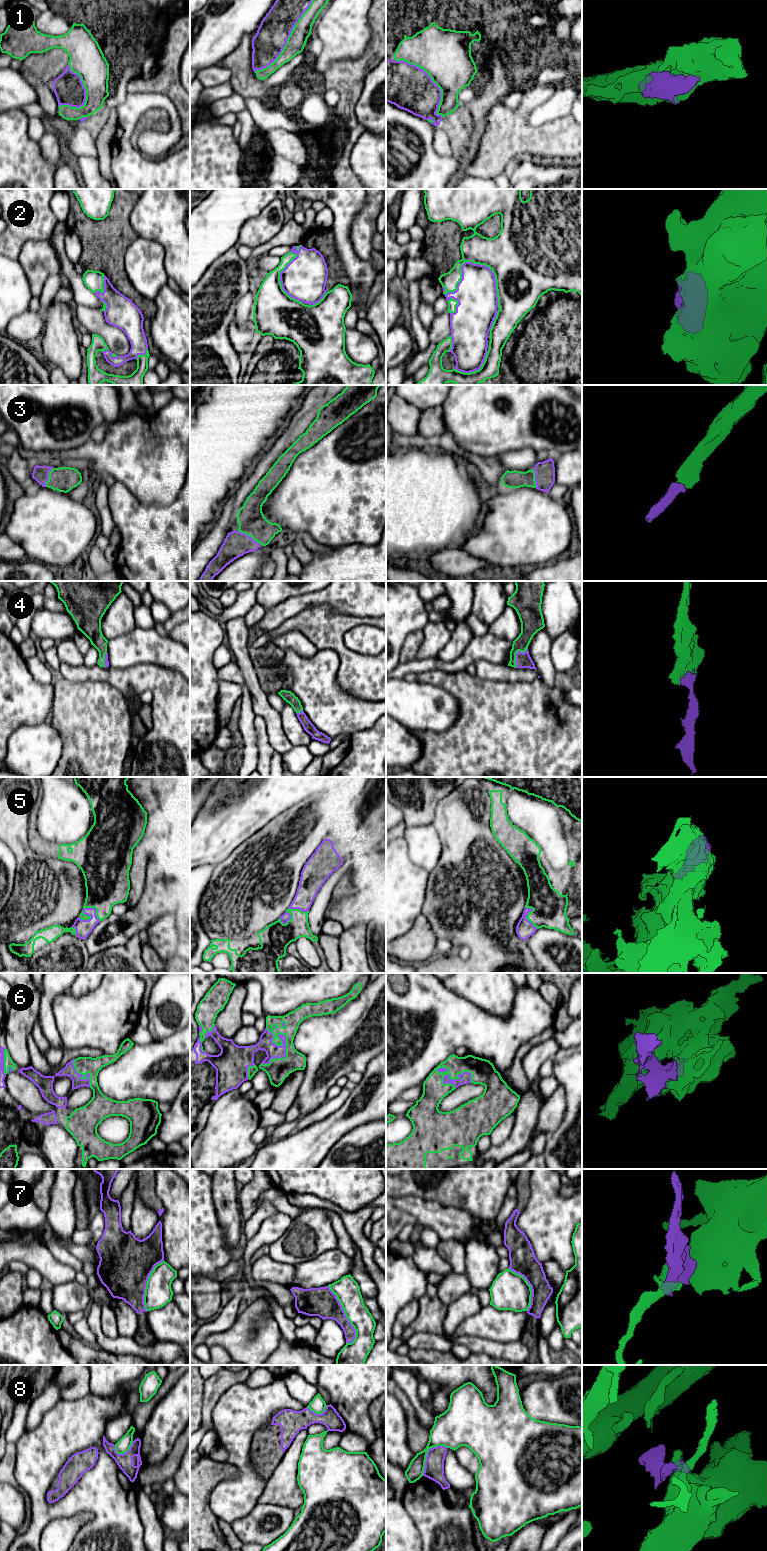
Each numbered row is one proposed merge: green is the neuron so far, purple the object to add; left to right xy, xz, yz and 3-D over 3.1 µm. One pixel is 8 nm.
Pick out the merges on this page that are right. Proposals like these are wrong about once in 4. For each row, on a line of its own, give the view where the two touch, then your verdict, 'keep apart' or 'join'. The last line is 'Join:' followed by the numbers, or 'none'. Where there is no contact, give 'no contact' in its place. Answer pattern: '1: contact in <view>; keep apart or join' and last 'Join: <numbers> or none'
1: contact in xz; join
2: contact in yz; join
3: contact in xz; join
4: contact in yz; join
5: contact in xy; join
6: contact in xz; join
7: contact in xz; keep apart
8: contact in yz; keep apart
Join: 1, 2, 3, 4, 5, 6

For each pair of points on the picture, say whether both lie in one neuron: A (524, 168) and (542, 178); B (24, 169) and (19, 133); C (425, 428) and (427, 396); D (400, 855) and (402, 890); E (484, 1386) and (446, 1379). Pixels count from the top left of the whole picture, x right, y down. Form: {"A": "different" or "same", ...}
{"A": "same", "B": "same", "C": "different", "D": "same", "E": "same"}

